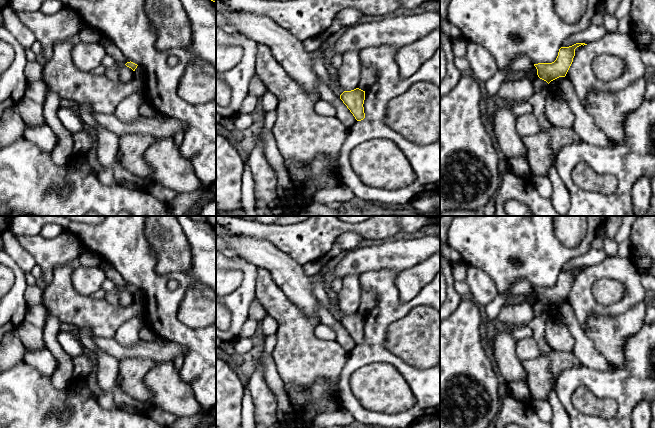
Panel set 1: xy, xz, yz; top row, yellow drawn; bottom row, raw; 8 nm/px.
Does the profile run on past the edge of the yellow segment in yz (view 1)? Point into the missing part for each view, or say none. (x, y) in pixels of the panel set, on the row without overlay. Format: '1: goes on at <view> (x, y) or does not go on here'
1: does not go on here

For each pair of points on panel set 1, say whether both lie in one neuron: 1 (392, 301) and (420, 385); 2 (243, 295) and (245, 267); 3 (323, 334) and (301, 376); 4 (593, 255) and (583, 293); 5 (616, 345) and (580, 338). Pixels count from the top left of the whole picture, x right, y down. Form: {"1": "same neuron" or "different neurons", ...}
{"1": "same neuron", "2": "same neuron", "3": "different neurons", "4": "different neurons", "5": "different neurons"}

